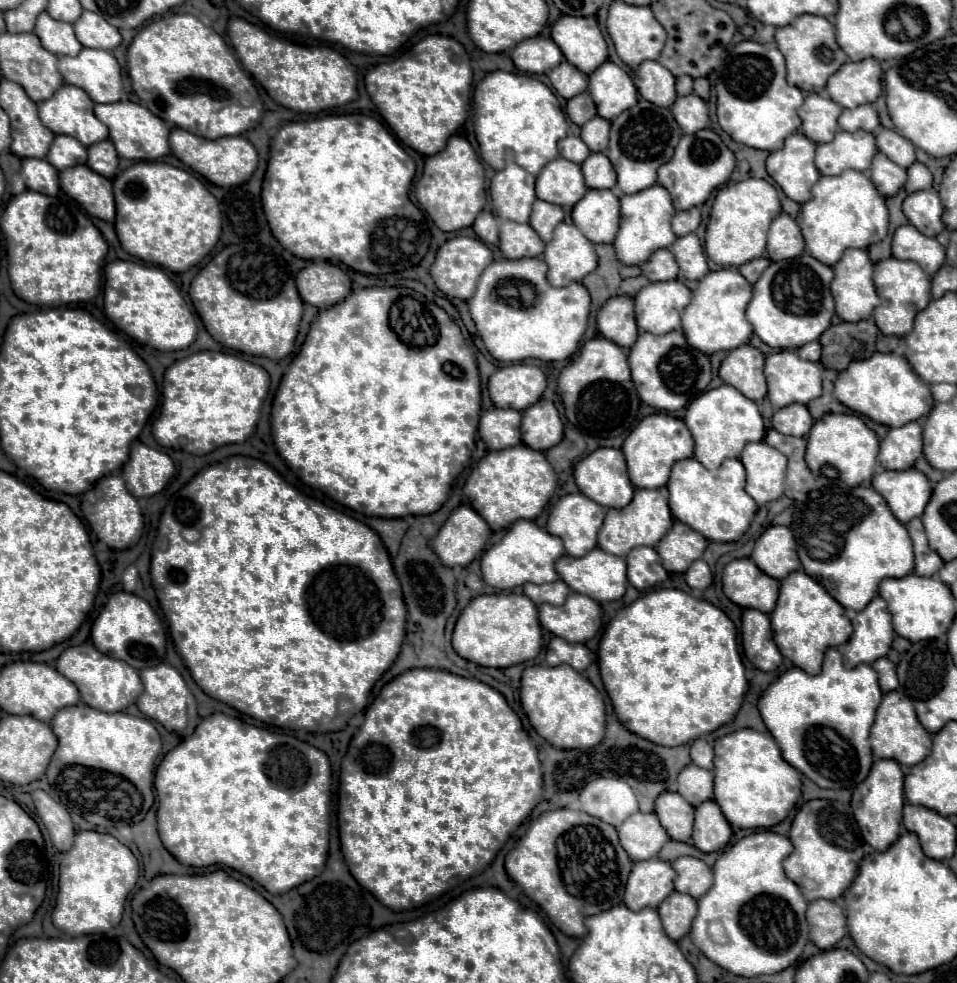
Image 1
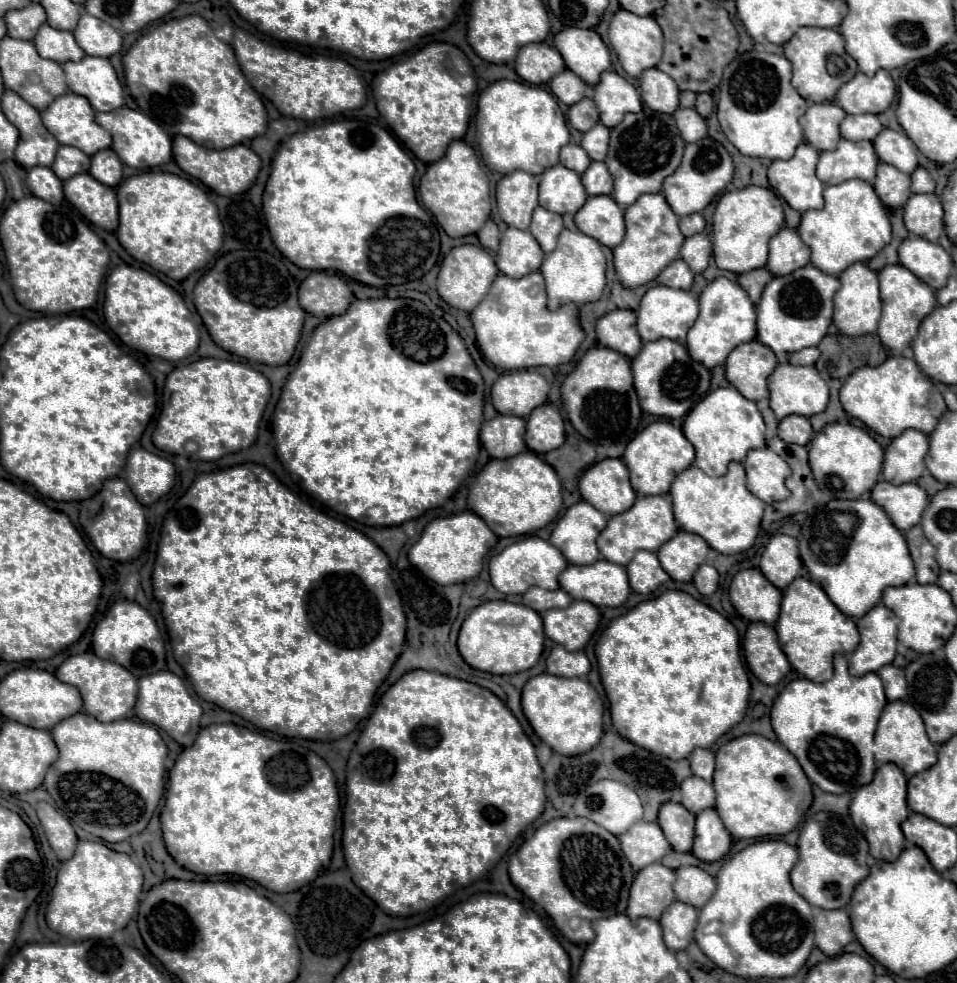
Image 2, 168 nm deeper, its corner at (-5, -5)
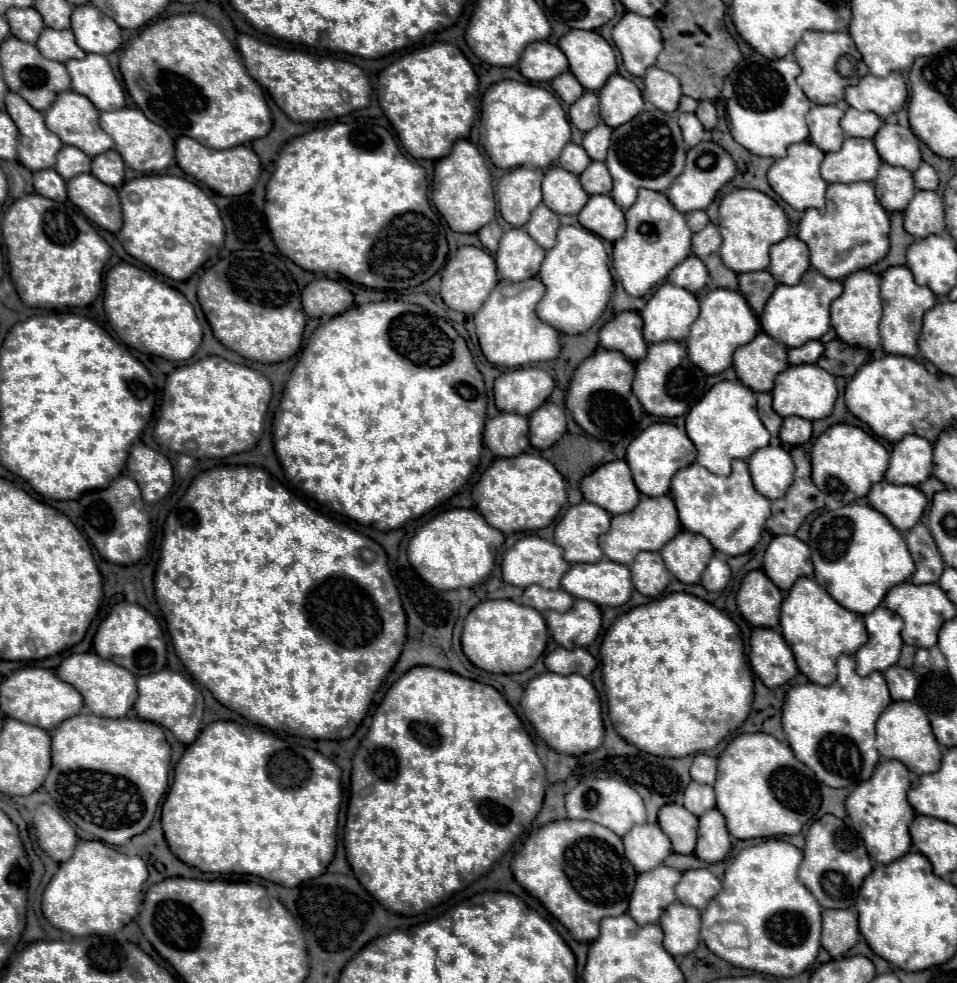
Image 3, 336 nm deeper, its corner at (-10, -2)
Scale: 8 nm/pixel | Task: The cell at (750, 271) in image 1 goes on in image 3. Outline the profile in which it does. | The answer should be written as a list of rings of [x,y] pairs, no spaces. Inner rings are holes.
[[[768,270],[738,274],[738,278],[740,278],[738,290],[746,296],[752,310],[760,316],[764,306],[766,306],[766,300],[770,298],[772,290],[776,288],[776,280],[772,278],[772,274]]]

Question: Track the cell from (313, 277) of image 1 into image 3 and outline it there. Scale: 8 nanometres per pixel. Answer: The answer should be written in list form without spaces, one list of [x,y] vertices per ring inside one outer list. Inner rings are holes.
[[[316,278],[302,290],[302,306],[312,318],[336,316],[354,306],[354,296],[338,280]]]

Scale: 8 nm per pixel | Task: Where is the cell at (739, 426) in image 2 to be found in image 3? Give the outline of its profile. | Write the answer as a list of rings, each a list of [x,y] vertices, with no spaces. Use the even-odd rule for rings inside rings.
[[[722,380],[714,384],[706,396],[692,406],[686,416],[686,432],[698,450],[696,462],[712,474],[728,476],[732,460],[748,460],[758,448],[768,446],[770,432],[764,428],[756,410],[756,396],[740,382]]]

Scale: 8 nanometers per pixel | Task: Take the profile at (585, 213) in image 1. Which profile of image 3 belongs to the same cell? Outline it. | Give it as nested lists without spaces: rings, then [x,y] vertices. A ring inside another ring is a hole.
[[[608,194],[590,196],[588,204],[580,210],[578,220],[584,228],[592,230],[608,242],[620,240],[626,230],[624,210]]]

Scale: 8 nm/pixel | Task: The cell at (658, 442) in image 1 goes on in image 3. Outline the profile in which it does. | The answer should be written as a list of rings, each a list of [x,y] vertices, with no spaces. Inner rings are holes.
[[[656,422],[640,432],[626,450],[626,462],[632,470],[632,478],[636,488],[646,496],[664,496],[670,490],[672,476],[680,470],[690,466],[696,460],[696,448],[686,432],[678,430],[670,422]]]

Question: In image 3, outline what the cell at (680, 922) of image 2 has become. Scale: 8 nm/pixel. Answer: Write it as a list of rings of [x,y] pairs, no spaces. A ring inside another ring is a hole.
[[[674,902],[664,910],[660,918],[660,926],[664,930],[664,948],[672,956],[690,954],[696,950],[700,940],[700,910],[694,906],[686,906],[682,902]]]

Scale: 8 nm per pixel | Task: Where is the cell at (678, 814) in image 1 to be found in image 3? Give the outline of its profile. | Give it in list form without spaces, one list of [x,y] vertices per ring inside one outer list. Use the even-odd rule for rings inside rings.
[[[666,804],[658,812],[658,824],[672,842],[672,850],[678,854],[692,854],[696,848],[698,816],[688,812],[680,804]]]

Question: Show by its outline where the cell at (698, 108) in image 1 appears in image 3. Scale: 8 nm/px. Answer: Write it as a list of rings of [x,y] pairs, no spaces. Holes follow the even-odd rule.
[[[680,112],[680,114],[678,114],[678,122],[680,122],[682,134],[684,134],[684,142],[686,142],[690,148],[702,142],[702,138],[704,138],[704,132],[706,132],[706,130],[704,130],[702,122],[696,118],[696,114]]]

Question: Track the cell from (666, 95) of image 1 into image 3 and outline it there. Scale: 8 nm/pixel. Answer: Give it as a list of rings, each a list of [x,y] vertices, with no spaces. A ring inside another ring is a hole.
[[[650,66],[644,76],[642,94],[658,110],[674,112],[674,110],[678,110],[682,88],[680,88],[680,82],[676,76],[672,76],[670,72],[666,72],[658,66]]]

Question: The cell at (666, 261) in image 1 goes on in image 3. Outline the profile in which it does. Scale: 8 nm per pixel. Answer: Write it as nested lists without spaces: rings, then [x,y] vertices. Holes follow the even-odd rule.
[[[688,256],[684,262],[680,262],[670,274],[668,274],[668,280],[676,286],[682,286],[690,292],[696,292],[700,290],[706,280],[708,280],[708,270],[704,266],[704,262],[696,256]]]

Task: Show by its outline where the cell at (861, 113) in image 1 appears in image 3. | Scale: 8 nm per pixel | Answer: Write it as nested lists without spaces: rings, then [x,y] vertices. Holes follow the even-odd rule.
[[[848,108],[844,118],[840,120],[842,130],[848,136],[856,136],[856,138],[874,138],[876,130],[880,130],[882,126],[882,118],[876,114],[868,114],[868,112],[858,112]]]

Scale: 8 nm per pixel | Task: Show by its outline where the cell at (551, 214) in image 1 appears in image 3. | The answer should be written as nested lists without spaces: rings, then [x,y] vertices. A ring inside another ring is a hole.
[[[540,204],[534,212],[530,222],[526,224],[526,232],[544,248],[550,250],[552,246],[556,246],[556,232],[560,228],[560,216],[552,210],[548,210],[548,206]]]

